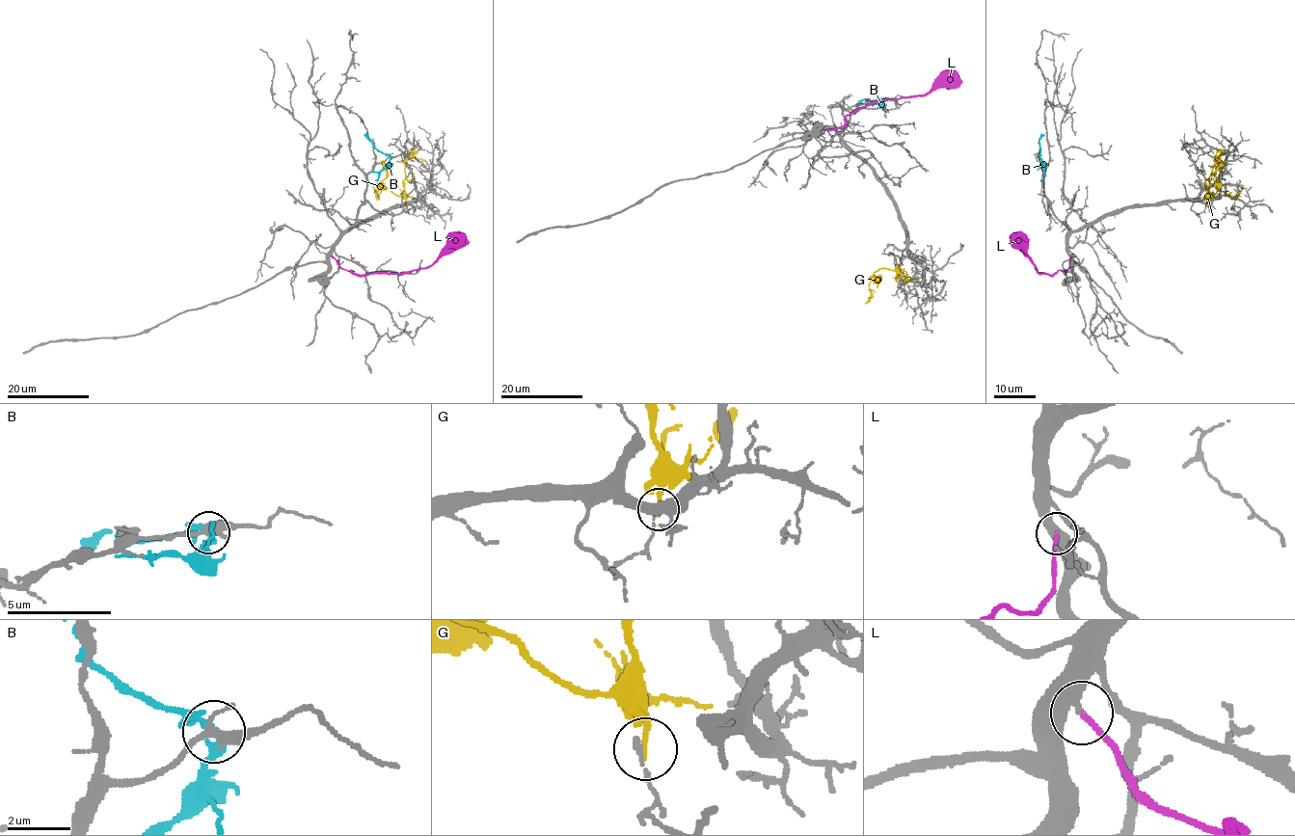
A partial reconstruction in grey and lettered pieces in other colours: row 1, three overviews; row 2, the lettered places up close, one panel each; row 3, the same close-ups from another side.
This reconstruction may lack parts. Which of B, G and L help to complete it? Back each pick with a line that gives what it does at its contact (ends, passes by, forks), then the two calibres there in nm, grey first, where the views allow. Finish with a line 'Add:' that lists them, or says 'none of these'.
L: it ends | 440/170 nm
Add: L

